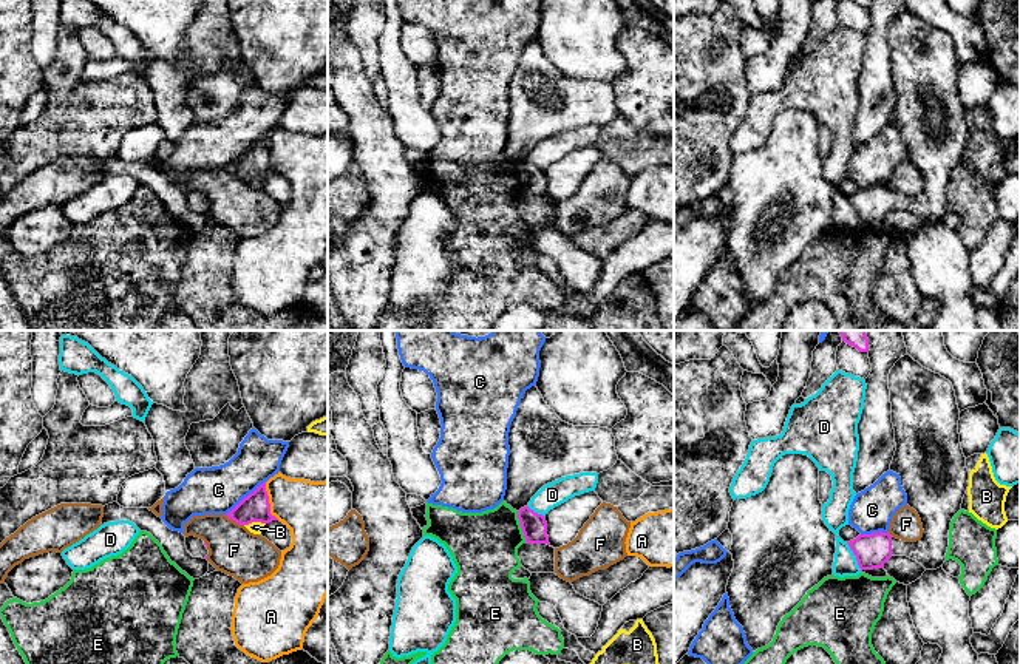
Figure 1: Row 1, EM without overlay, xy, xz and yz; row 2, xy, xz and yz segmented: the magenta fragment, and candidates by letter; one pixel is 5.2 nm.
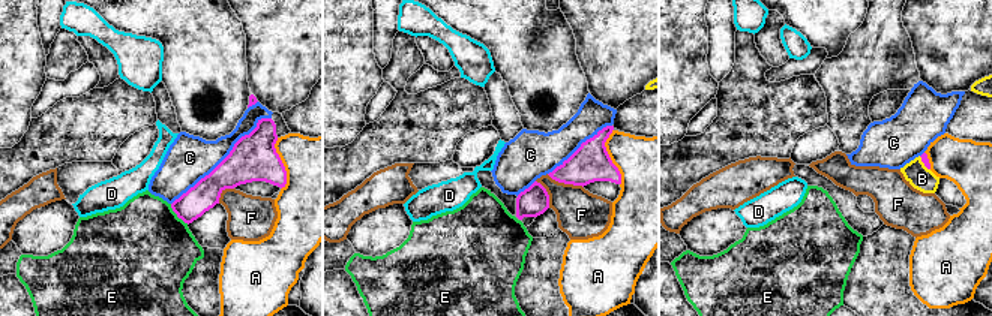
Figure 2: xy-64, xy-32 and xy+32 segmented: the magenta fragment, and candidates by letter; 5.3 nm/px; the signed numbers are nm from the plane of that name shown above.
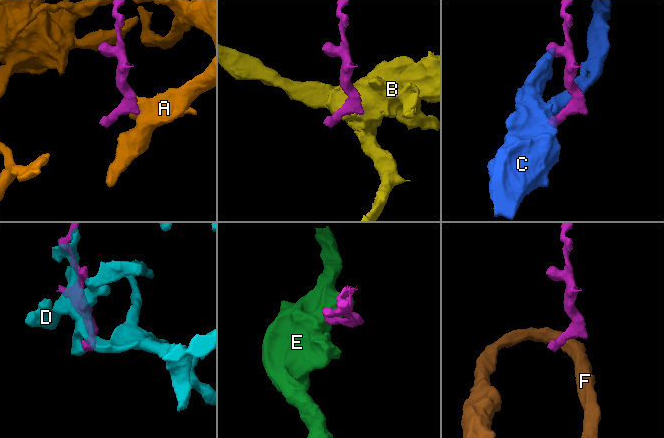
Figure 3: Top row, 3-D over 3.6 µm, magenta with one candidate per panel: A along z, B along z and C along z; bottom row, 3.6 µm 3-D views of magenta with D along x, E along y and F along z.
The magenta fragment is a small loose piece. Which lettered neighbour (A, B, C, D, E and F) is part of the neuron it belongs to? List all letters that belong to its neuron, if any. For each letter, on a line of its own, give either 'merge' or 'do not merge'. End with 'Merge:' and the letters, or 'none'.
A: do not merge
B: do not merge
C: do not merge
D: do not merge
E: do not merge
F: do not merge
Merge: none

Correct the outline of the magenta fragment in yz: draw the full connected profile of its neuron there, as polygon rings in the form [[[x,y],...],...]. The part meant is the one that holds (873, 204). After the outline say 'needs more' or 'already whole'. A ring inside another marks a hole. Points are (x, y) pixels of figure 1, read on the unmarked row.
[[[910,9],[901,11],[890,23],[889,43],[896,97],[890,125],[901,131],[907,159],[918,167],[924,187],[916,196],[906,196],[879,185],[859,188],[847,198],[861,225],[882,222],[892,210],[907,210],[926,224],[937,224],[946,215],[950,176],[961,164],[969,141],[969,125],[958,88],[960,63],[955,45],[949,34],[923,22]]]; needs more

